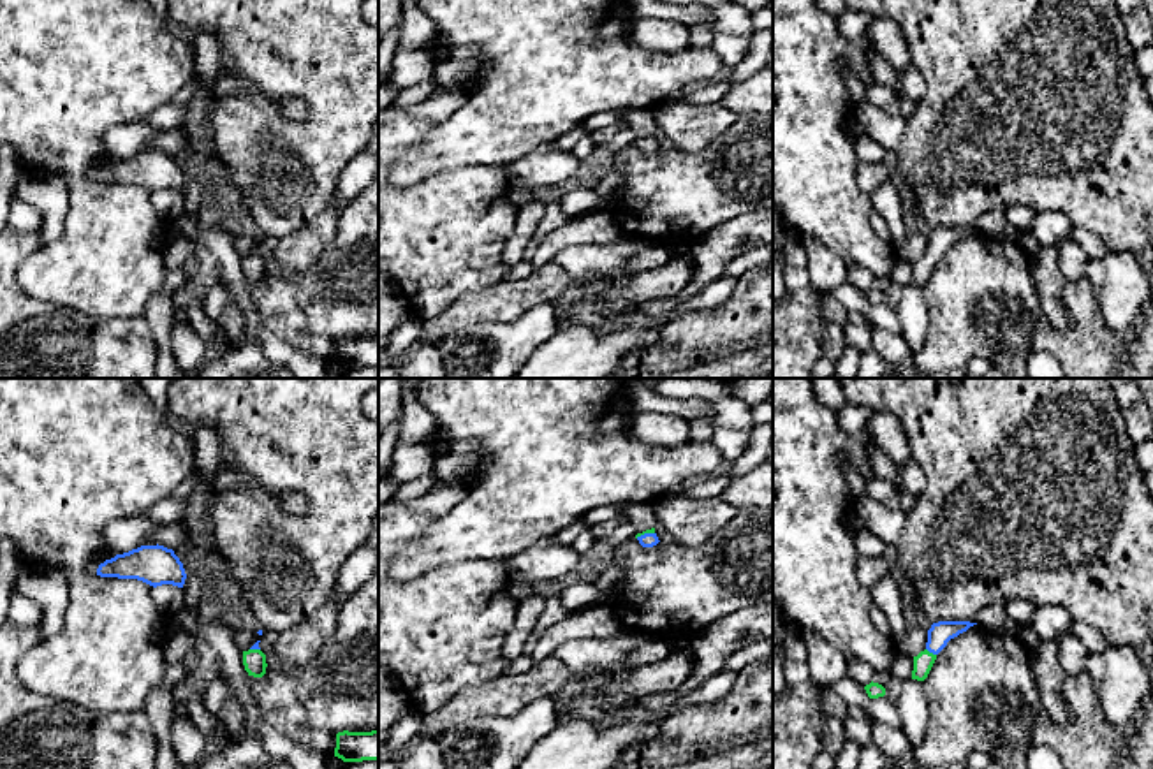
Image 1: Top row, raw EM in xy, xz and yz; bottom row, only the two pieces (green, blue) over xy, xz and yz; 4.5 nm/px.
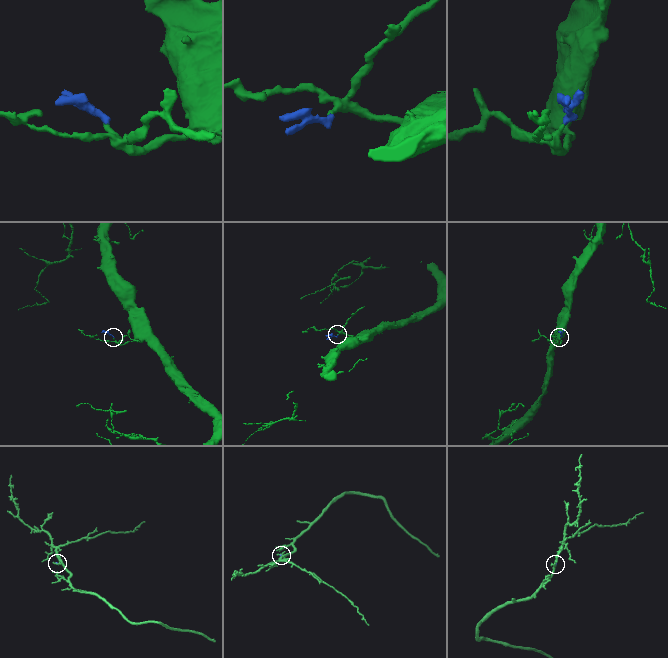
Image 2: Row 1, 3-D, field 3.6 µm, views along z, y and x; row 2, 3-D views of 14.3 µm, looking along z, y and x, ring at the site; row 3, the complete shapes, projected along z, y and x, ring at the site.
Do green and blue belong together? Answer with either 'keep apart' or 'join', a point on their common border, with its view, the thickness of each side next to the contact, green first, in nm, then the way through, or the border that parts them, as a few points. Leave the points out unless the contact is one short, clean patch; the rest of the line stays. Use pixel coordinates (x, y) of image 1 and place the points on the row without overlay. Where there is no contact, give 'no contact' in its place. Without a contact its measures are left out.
join; meets green in yz at (932, 259); 90 nm thick on the green side, 100 nm on the other; runs through yz (923, 268), (932, 259), (942, 238)

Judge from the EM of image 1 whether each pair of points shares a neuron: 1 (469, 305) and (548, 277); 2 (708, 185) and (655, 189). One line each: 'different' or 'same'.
1: same
2: same

